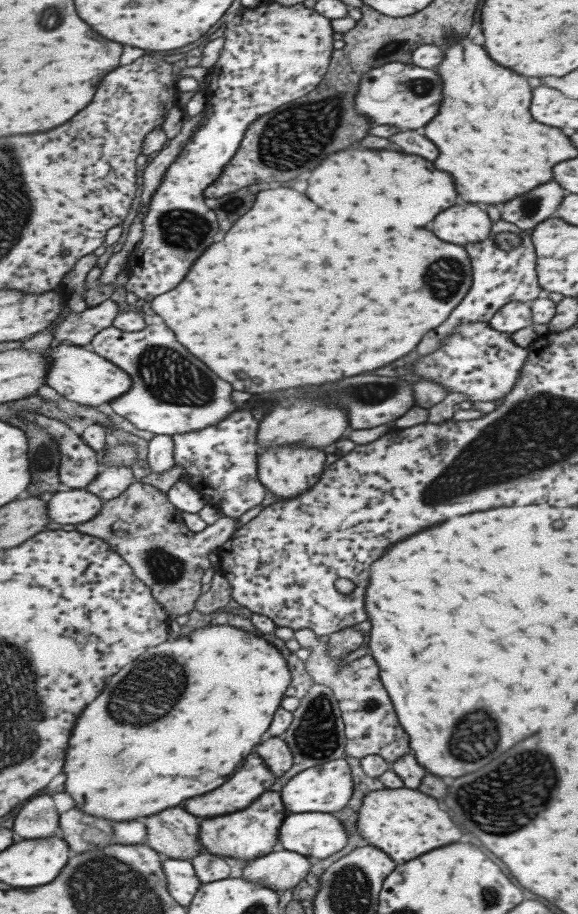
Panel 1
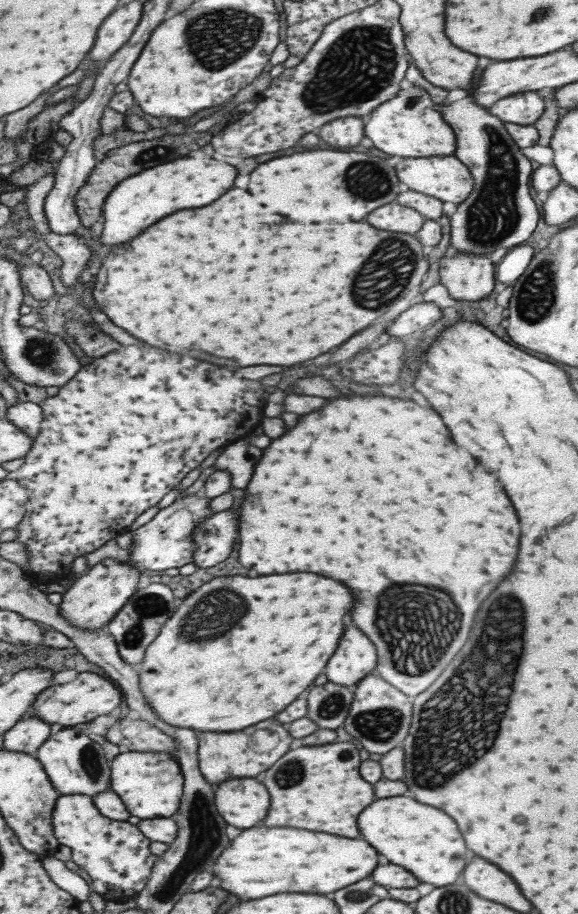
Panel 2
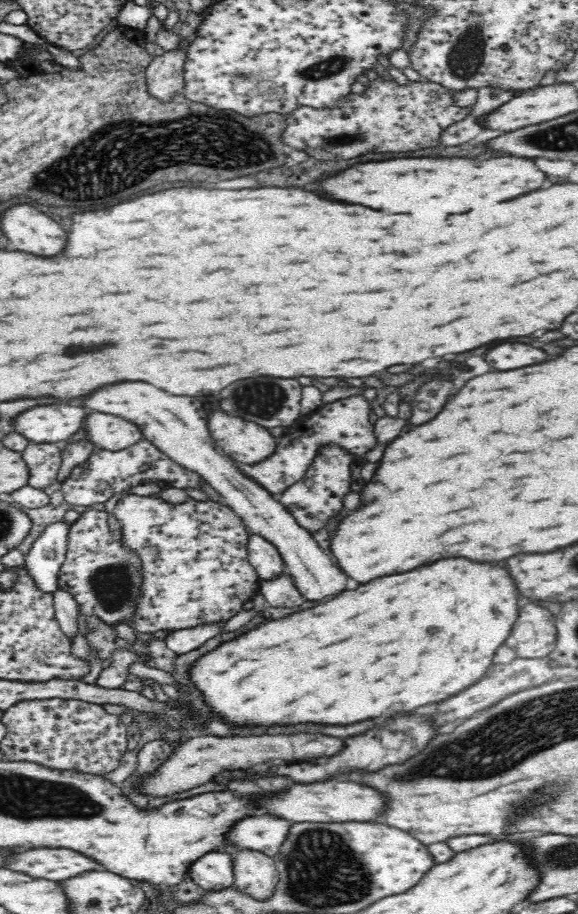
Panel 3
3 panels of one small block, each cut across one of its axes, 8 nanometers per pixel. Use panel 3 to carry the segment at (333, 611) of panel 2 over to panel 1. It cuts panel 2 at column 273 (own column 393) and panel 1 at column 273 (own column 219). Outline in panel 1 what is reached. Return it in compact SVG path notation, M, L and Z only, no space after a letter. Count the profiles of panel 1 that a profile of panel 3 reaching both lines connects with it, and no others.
M209 626L191 636L149 648L137 662L115 674L101 698L81 714L65 764L65 774L69 776L67 792L77 800L79 810L117 822L155 816L193 796L213 792L235 774L235 768L243 766L239 760L245 760L263 742L263 734L271 728L275 712L283 706L281 702L289 684L291 672L285 654L259 634L249 634L233 626Z

